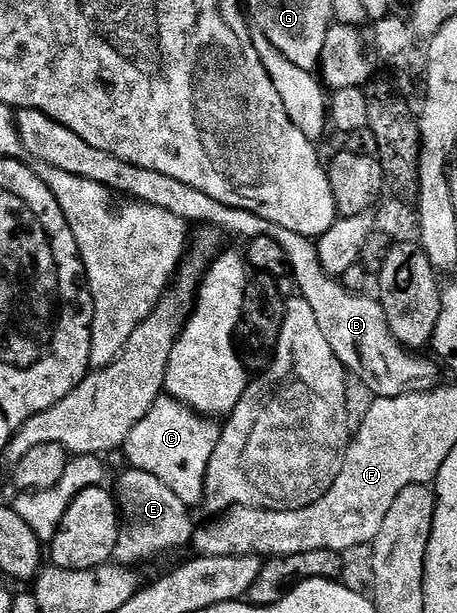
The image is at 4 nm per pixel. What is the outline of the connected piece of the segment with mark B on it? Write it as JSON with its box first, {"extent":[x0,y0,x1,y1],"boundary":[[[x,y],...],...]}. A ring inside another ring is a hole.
{"extent":[16,109,439,398],"boundary":[[[21,109],[16,119],[22,149],[28,156],[35,156],[38,164],[56,166],[56,170],[76,174],[76,178],[88,178],[88,182],[100,182],[100,186],[110,189],[111,193],[119,197],[122,195],[122,198],[140,204],[160,206],[160,210],[168,210],[168,214],[176,214],[176,218],[187,222],[194,221],[198,226],[213,226],[219,233],[228,232],[232,236],[242,236],[241,238],[267,236],[284,246],[290,272],[298,283],[297,291],[308,302],[308,306],[312,306],[312,314],[316,314],[316,322],[320,322],[320,330],[324,333],[324,338],[328,338],[332,354],[340,358],[353,379],[355,376],[371,392],[371,397],[396,398],[409,392],[430,392],[439,387],[439,365],[429,355],[422,356],[426,354],[405,348],[395,338],[377,299],[370,297],[369,300],[366,296],[349,292],[342,285],[341,279],[326,272],[318,257],[318,245],[311,237],[301,236],[293,230],[284,230],[284,226],[276,226],[248,210],[224,206],[224,202],[216,202],[216,198],[208,198],[208,194],[192,186],[184,186],[184,182],[176,182],[176,178],[168,178],[168,174],[132,166],[112,154],[104,154],[104,150],[88,146],[88,142],[84,142],[80,134],[72,134],[68,126],[48,118],[48,114],[40,110]]]}

